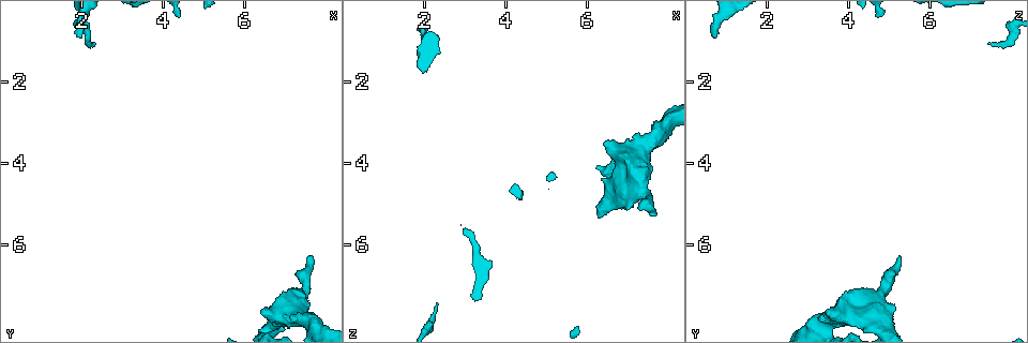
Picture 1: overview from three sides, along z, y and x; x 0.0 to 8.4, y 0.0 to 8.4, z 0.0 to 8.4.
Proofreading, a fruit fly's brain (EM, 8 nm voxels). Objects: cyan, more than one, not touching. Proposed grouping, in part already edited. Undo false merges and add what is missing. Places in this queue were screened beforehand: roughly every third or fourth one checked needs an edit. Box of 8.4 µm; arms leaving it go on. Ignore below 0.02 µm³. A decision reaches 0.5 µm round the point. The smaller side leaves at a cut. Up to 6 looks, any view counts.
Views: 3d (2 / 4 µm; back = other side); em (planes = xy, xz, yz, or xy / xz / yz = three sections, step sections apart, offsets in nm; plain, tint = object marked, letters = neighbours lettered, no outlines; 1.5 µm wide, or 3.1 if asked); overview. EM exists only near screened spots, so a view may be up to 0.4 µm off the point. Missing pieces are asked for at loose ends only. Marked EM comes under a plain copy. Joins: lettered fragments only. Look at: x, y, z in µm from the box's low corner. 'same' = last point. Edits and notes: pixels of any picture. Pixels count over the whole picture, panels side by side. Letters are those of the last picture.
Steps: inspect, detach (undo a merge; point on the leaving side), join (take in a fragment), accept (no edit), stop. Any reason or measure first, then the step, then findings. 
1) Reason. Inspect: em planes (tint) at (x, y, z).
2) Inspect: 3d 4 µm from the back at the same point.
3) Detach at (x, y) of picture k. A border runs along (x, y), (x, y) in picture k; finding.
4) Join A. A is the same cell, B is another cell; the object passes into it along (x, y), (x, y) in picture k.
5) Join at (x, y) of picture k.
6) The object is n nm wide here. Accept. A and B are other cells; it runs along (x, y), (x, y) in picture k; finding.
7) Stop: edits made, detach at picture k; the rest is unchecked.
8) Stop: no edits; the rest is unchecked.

An open end. Inspect: 3d 4 µm at (7.70, 6.30, 5.20).

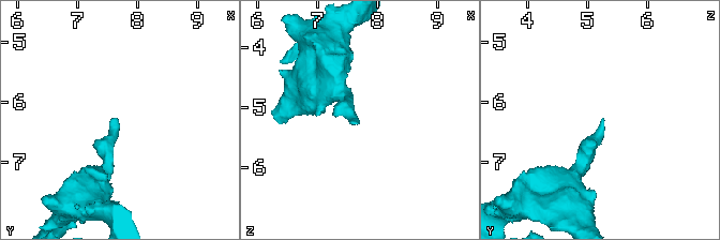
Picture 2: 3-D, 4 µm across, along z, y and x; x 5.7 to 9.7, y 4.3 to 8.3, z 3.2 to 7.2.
Now the EM. Inspect: em planes (letters) at (7.65, 6.25, 5.25).

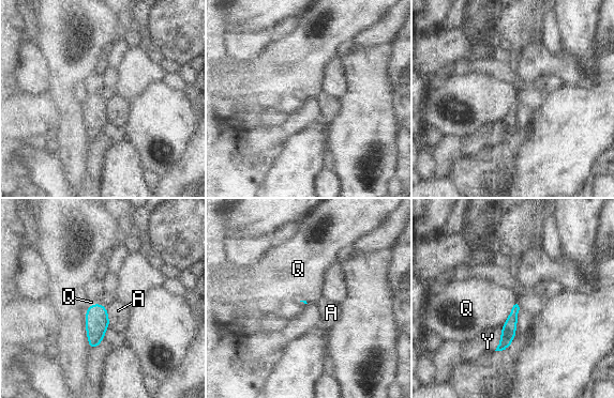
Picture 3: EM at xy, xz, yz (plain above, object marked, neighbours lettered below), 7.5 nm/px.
Accept. A, Q and Y are other cells; a border runs along (517, 303), (502, 327) in picture 3; none of them fits.

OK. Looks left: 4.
Thick end. Inspect: em xy step 4 (letters) at (6.50, 7.60, 3.55).

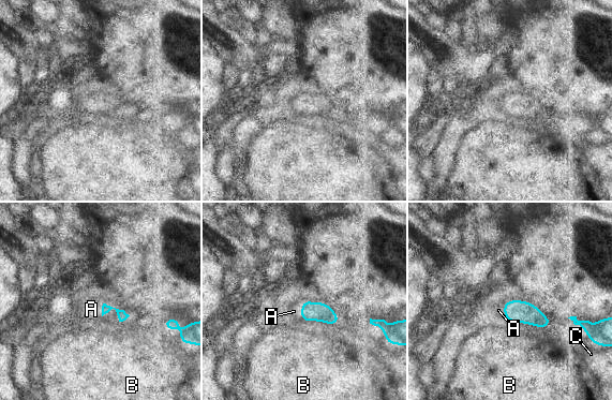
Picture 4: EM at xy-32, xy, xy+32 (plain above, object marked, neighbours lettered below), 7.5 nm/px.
Inspect: em yz step 4 (letters) at the same point.

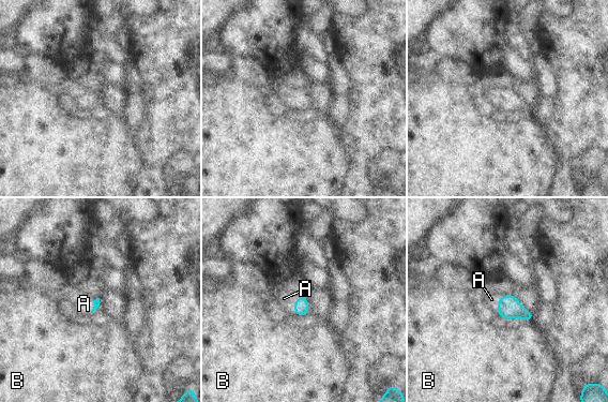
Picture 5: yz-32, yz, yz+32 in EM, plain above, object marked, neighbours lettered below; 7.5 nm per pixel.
Join A. A is the same cell, B is another cell; the object passes into it along (301, 306), (294, 306), (284, 298) in picture 5; the cell continues.

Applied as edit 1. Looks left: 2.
Stop: edits made, join at picture 5; the rest is unchecked.

